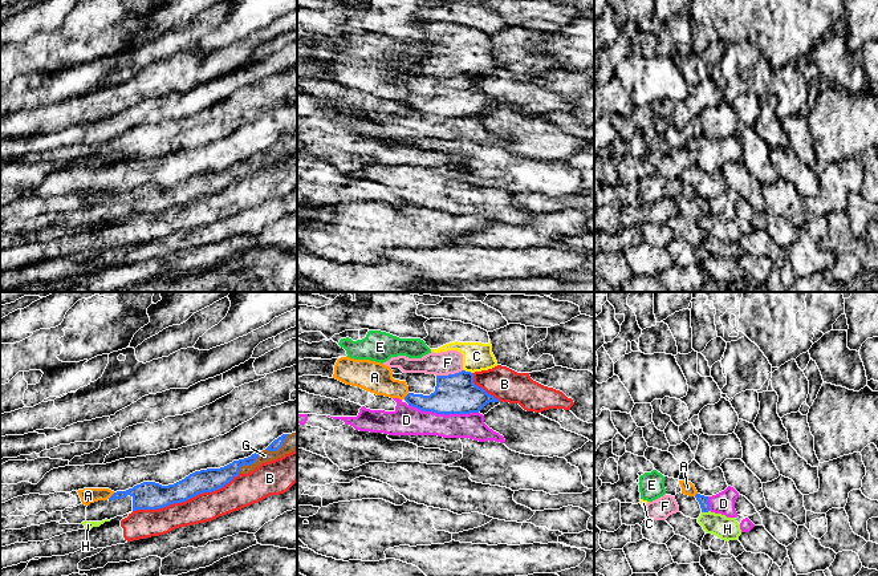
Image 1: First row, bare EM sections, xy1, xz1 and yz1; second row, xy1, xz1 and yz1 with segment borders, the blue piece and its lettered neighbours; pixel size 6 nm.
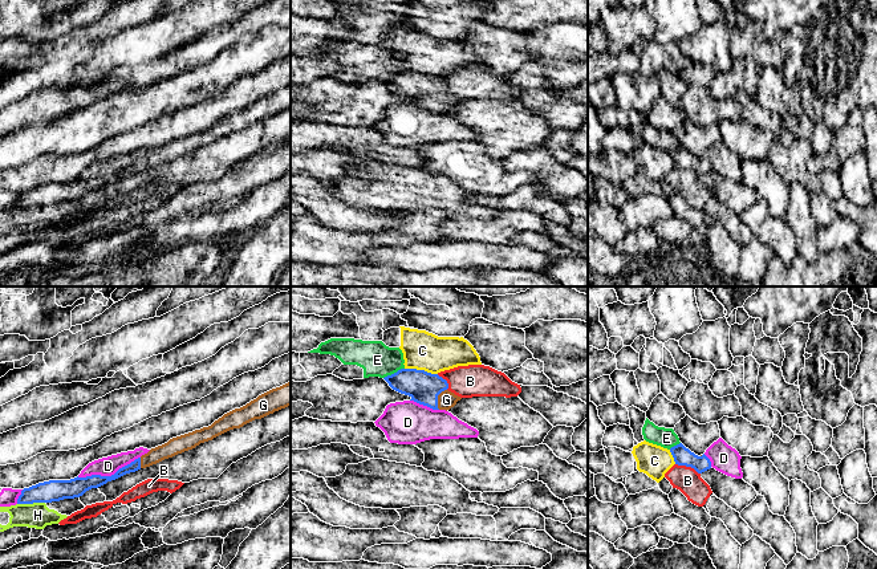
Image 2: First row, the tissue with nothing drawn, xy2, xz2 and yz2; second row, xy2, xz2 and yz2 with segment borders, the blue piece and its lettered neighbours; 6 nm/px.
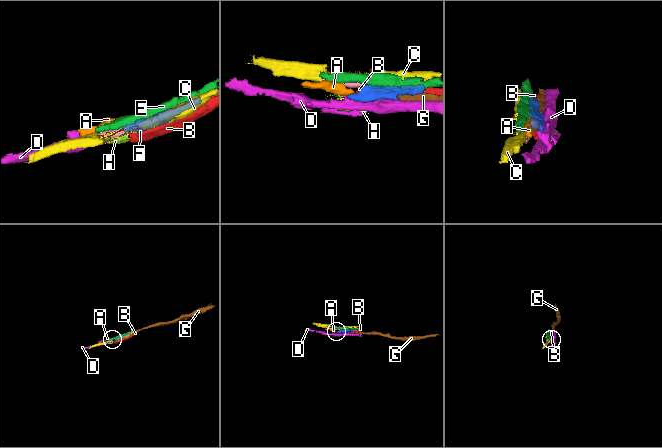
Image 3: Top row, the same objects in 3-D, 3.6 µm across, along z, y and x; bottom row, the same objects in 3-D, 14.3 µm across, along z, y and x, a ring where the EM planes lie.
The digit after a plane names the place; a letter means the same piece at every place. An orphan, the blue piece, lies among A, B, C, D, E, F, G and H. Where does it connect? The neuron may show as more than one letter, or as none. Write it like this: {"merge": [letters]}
{"merge": ["G"]}

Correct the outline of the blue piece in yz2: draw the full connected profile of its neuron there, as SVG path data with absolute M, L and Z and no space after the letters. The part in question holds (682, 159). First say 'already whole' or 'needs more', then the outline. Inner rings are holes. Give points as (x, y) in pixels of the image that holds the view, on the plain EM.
already whole; M682 146L670 151L675 167L694 171L698 176L702 176L711 171L710 162L703 157L702 159L695 158Z

